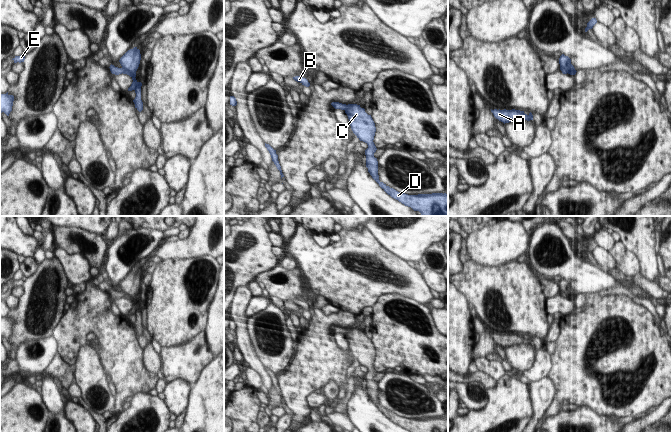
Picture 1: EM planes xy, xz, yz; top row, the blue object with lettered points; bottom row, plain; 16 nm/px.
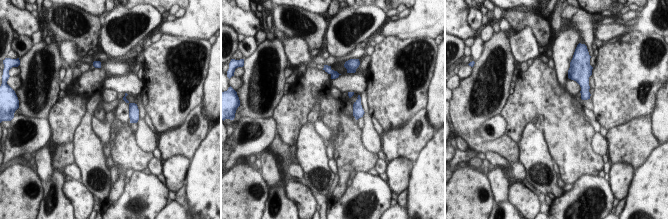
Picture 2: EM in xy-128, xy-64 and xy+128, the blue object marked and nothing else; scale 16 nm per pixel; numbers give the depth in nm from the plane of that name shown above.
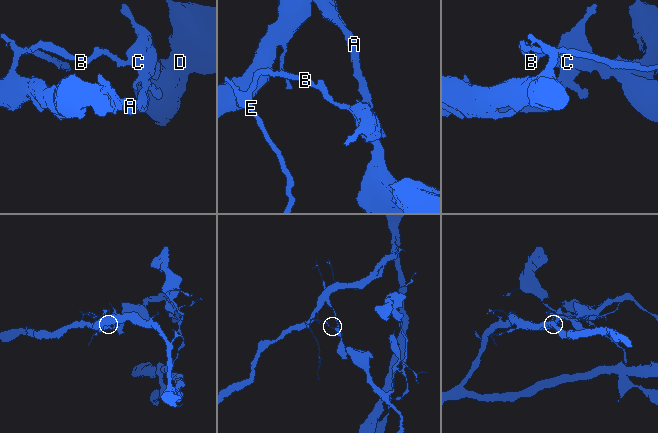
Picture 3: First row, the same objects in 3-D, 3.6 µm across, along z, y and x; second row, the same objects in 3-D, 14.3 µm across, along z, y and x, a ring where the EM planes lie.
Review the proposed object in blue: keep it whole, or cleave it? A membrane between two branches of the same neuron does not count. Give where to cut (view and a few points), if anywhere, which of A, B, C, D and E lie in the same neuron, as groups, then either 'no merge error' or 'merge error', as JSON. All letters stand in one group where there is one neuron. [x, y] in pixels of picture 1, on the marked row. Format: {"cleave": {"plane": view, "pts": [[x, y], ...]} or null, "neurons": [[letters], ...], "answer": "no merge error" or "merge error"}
{"cleave": {"plane": "xy", "pts": [[122, 67], [135, 75]]}, "neurons": [["A", "C", "D"], ["B", "E"]], "answer": "merge error"}

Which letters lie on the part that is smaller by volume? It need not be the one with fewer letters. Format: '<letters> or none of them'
A, C, D

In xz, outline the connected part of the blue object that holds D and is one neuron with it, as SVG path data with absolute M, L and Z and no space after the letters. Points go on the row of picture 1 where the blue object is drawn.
M348 104L349 109L345 110L345 113L348 116L349 124L353 133L357 136L360 141L365 142L368 145L368 148L365 150L366 155L366 167L368 168L368 172L372 176L372 178L379 184L379 186L392 198L398 200L405 206L411 207L414 211L419 211L422 216L448 216L448 195L446 193L432 193L432 194L418 194L418 195L408 195L405 193L400 193L393 188L390 188L383 182L379 180L378 175L378 161L377 158L374 157L374 153L377 148L373 142L376 127L375 123L371 117L365 112L364 108L361 108L360 105L357 104Z

